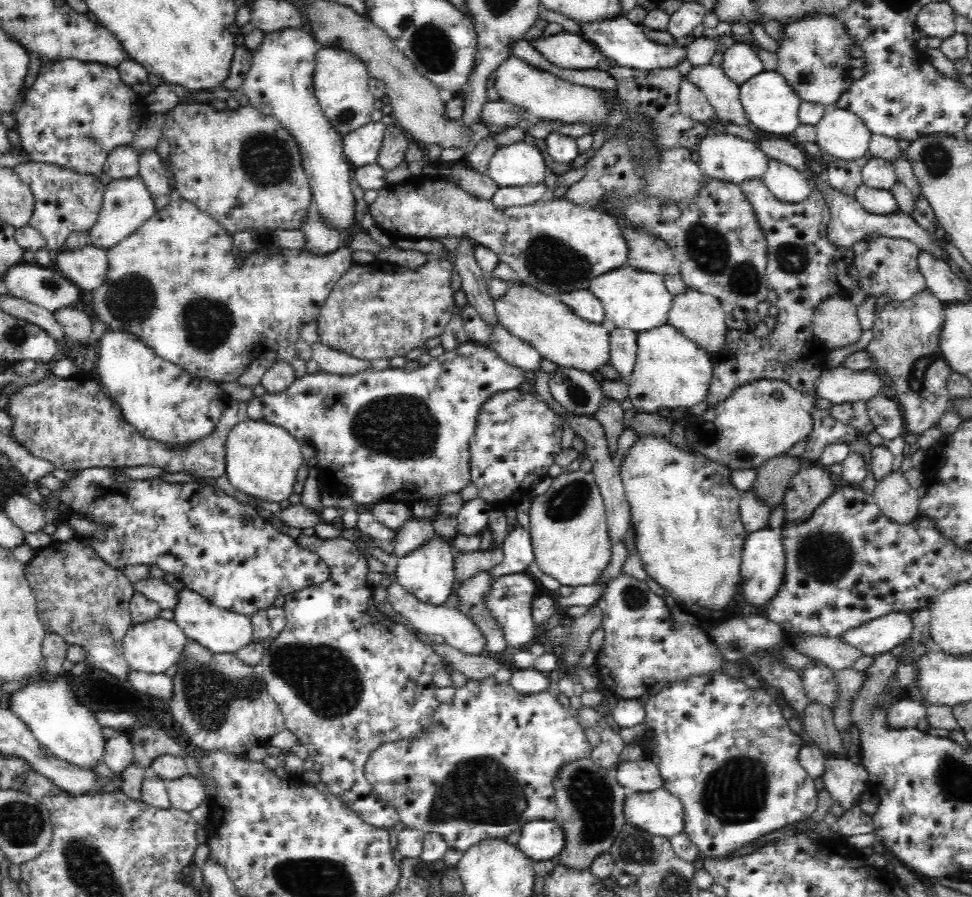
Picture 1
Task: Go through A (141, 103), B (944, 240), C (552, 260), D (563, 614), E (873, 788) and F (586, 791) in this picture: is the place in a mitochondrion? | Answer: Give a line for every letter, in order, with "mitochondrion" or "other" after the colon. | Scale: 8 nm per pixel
A: other
B: other
C: mitochondrion
D: other
E: other
F: mitochondrion

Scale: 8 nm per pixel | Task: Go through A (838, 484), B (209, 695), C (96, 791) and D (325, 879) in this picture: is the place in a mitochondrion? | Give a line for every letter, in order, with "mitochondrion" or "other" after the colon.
A: other
B: mitochondrion
C: other
D: mitochondrion

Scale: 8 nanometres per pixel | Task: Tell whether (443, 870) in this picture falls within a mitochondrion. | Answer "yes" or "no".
no

